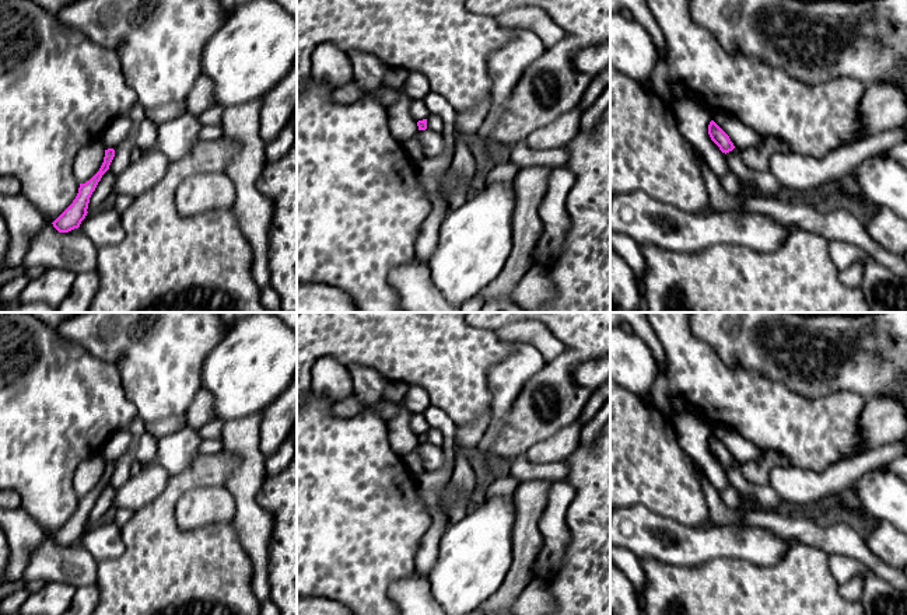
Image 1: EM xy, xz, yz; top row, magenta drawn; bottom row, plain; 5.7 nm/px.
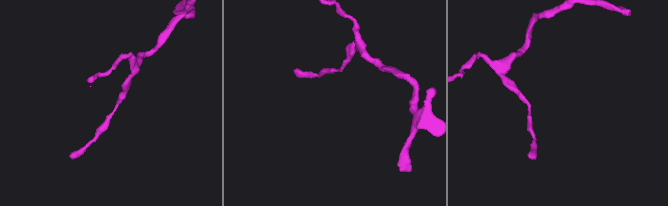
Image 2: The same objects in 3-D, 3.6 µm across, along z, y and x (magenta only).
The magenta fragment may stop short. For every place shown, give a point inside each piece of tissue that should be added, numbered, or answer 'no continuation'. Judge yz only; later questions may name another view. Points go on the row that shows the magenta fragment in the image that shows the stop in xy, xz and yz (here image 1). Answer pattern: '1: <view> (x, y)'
no continuation

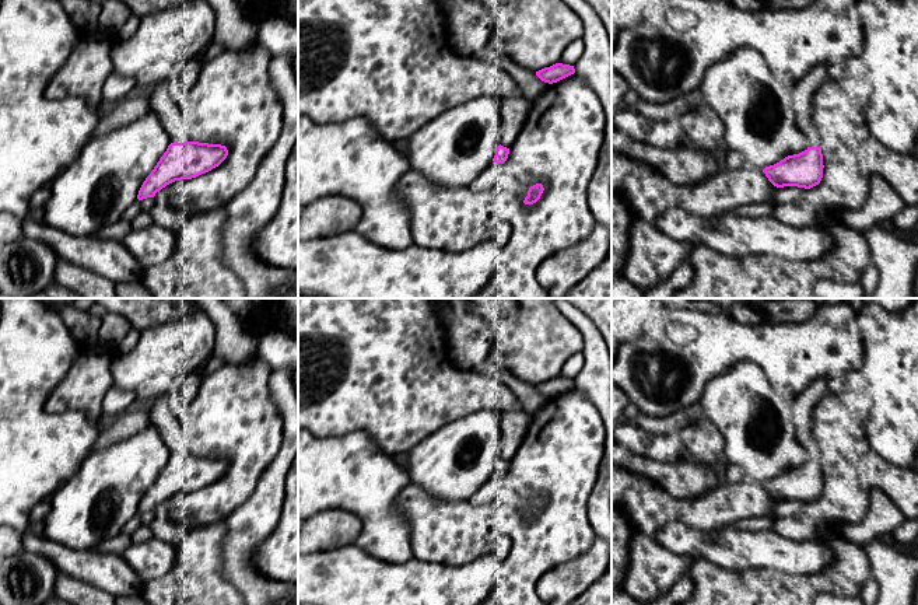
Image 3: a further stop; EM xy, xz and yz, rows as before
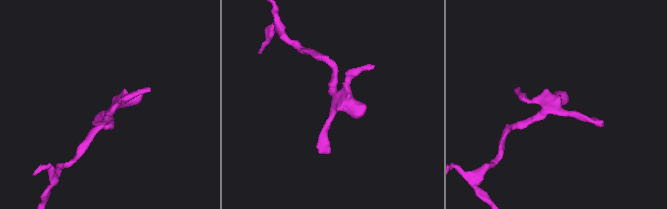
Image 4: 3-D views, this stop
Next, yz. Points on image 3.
1: yz (802, 95)

